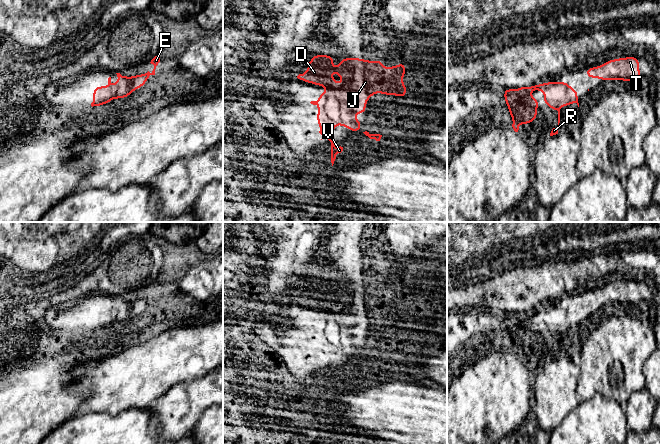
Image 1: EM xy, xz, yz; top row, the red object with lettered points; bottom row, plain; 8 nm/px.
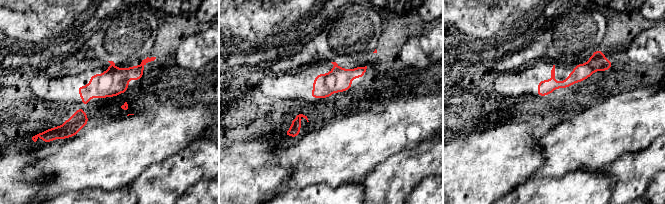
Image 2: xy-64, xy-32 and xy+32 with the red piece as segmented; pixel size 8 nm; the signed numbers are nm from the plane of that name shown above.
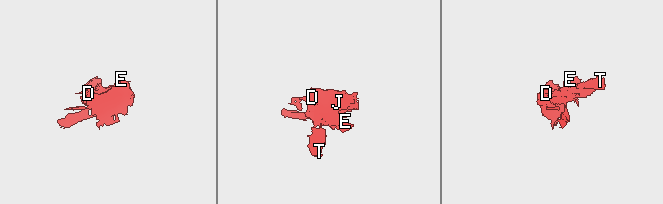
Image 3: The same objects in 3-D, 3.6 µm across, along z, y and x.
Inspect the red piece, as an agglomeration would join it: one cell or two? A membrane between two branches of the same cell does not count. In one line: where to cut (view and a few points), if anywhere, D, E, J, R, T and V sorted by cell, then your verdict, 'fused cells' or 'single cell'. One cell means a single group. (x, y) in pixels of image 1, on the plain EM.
cut none; groups D E J R T V; single cell

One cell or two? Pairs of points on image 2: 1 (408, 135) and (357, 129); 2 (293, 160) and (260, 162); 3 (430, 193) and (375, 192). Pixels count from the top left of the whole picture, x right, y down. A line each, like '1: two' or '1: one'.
1: one
2: two
3: two

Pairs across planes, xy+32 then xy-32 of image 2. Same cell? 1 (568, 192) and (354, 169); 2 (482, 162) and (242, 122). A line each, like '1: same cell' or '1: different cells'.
1: different cells
2: same cell

